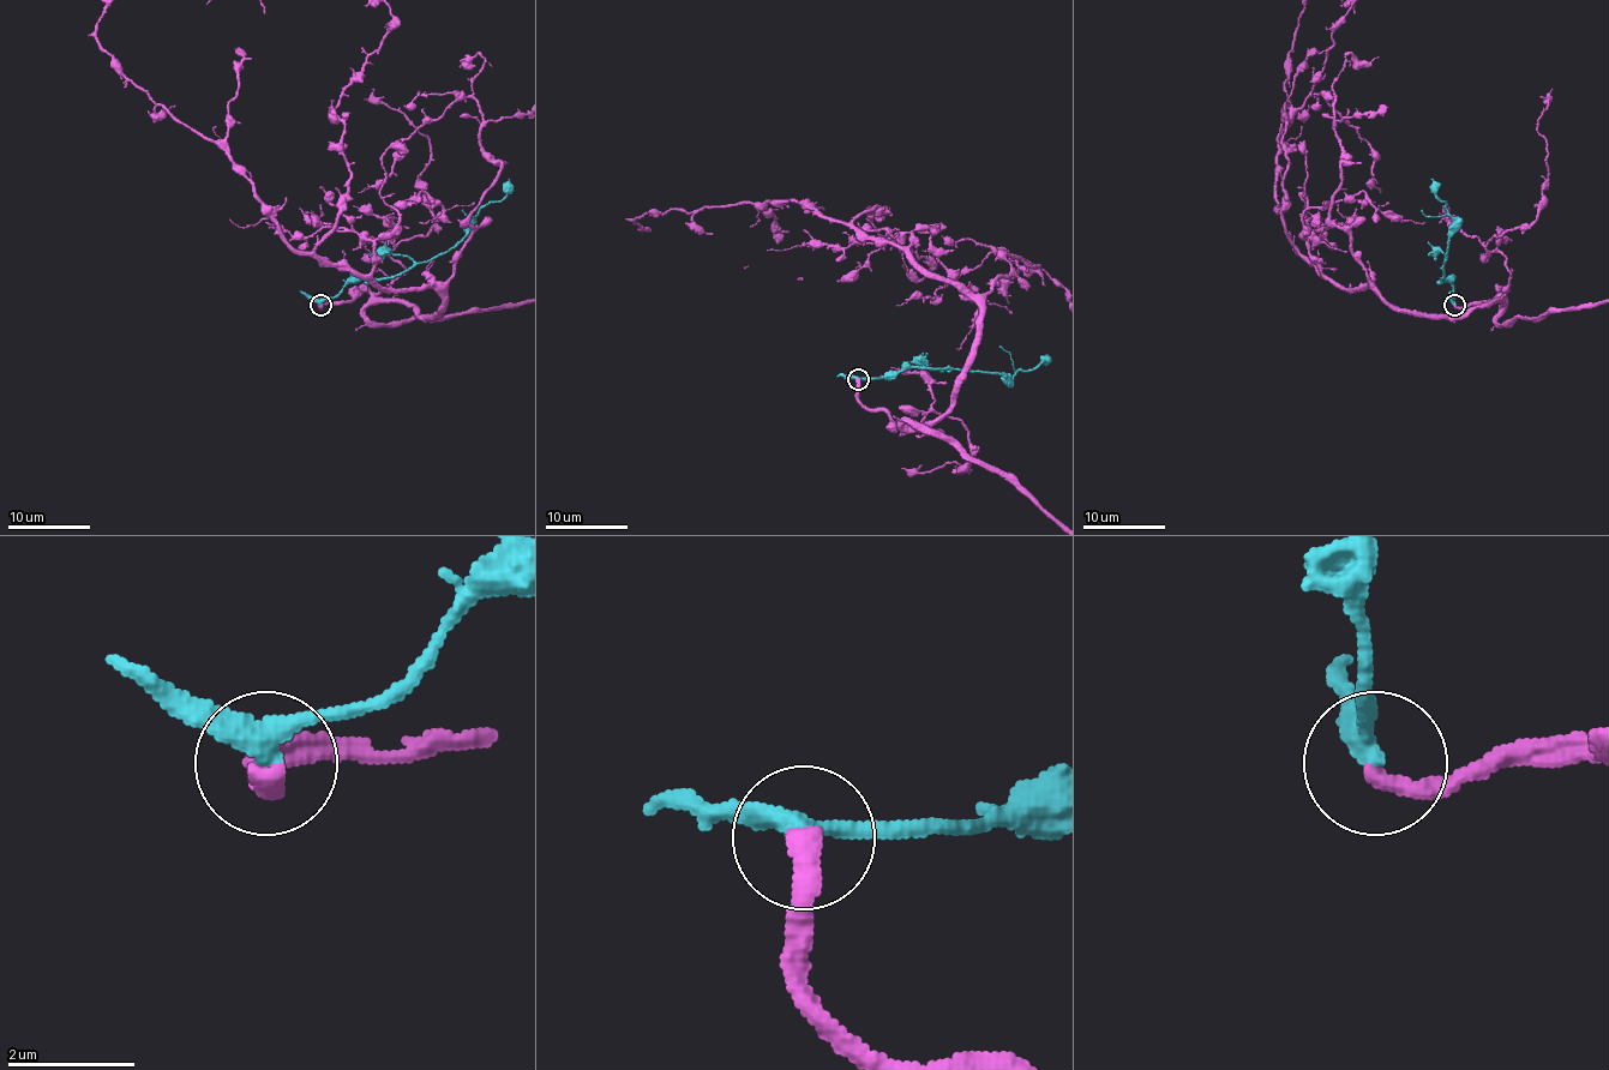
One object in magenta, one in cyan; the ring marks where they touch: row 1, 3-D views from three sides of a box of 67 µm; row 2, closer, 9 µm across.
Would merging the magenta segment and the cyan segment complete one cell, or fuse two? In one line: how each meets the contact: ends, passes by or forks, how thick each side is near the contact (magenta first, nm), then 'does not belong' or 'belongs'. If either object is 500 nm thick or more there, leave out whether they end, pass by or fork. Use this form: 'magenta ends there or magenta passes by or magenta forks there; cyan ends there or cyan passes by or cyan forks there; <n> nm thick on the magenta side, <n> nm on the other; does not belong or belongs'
magenta ends there; cyan passes by; 360 nm thick on the magenta side, 300 nm on the other; belongs

